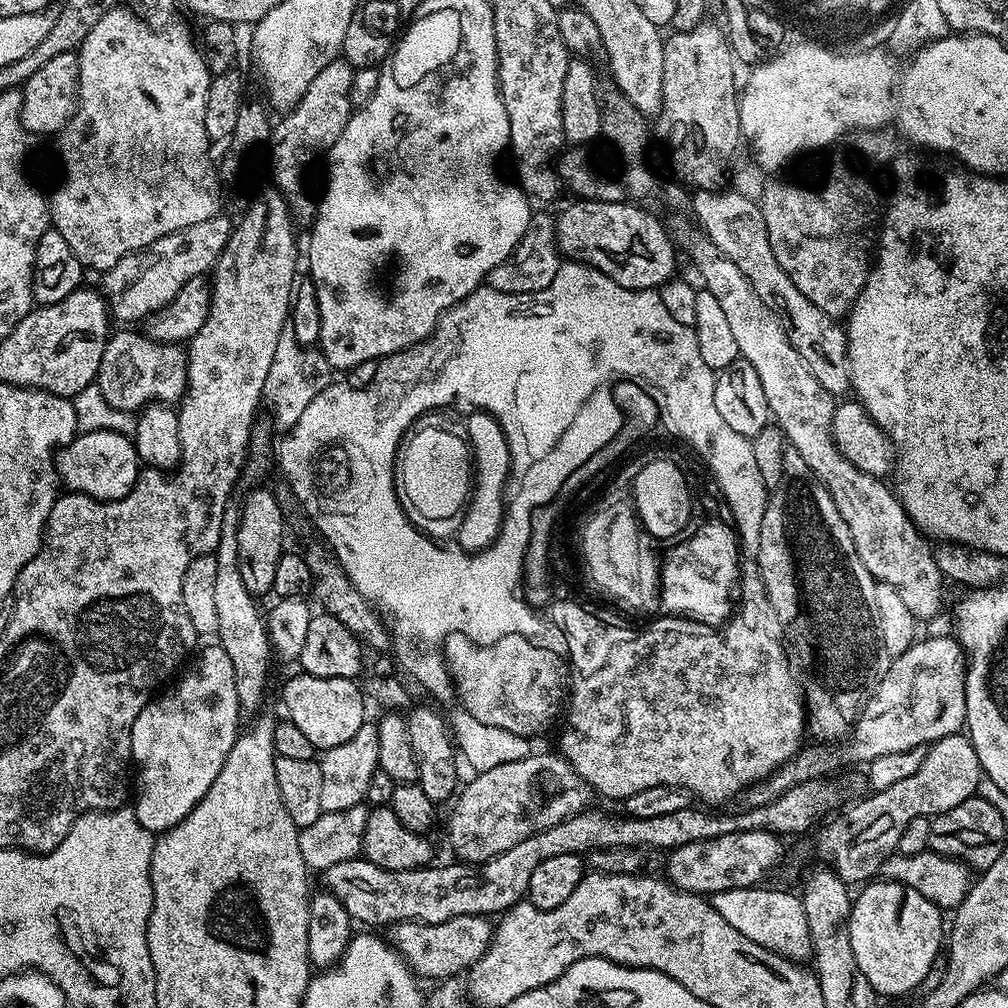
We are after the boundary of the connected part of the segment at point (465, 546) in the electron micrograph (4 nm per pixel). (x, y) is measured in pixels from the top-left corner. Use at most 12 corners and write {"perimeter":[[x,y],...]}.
{"perimeter":[[488,412],[464,421],[472,496],[461,551],[496,540],[511,472],[509,444]]}

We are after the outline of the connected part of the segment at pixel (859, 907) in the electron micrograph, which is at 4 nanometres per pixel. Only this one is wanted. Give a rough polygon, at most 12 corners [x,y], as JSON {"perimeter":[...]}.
{"perimeter":[[918,890],[855,893],[850,946],[881,997],[933,971],[946,924]]}

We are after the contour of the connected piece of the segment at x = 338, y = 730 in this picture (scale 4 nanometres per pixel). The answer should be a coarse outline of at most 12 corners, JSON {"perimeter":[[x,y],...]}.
{"perimeter":[[301,671],[284,684],[287,719],[317,750],[366,722],[356,680]]}

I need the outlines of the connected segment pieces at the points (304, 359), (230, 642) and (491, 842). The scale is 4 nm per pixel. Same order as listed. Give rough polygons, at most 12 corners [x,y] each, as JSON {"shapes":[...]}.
{"shapes":[[[284,324],[262,402],[287,432],[334,369]],[[239,511],[215,550],[216,636],[234,662],[238,702],[261,711],[270,645],[238,570]],[[536,752],[459,789],[448,844],[485,864],[594,799]]]}

